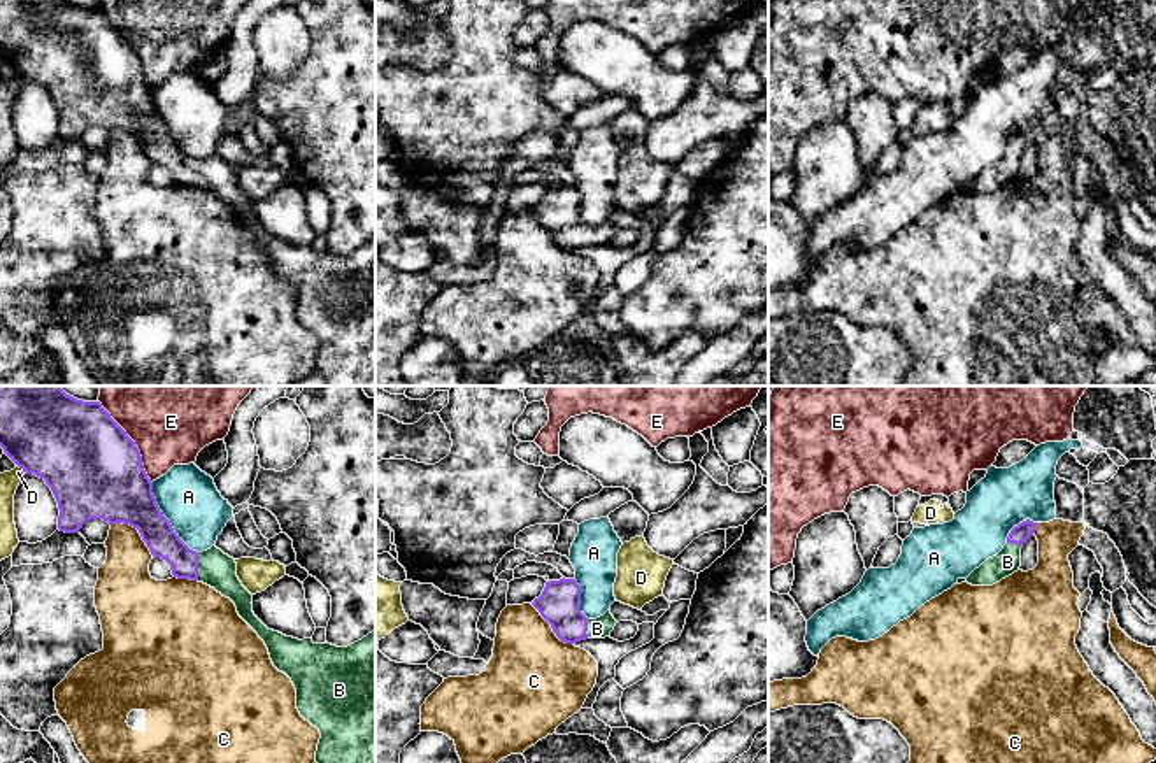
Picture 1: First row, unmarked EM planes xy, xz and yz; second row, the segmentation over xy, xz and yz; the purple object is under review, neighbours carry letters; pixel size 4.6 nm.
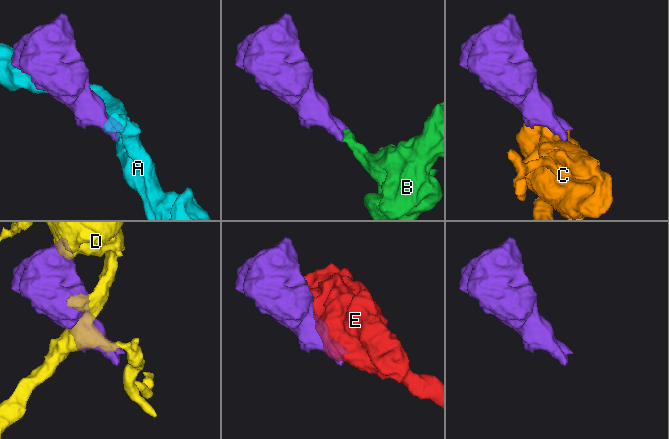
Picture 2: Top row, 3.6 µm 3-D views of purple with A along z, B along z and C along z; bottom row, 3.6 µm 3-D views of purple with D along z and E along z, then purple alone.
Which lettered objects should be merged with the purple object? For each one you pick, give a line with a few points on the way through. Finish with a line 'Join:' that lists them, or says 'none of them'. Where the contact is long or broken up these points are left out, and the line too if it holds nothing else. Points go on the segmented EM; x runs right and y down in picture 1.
B: across xy (156, 532), (188, 563), (197, 567), (216, 569)
Join: B

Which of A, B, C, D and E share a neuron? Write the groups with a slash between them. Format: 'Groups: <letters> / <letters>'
Groups: A / B / C / D / E

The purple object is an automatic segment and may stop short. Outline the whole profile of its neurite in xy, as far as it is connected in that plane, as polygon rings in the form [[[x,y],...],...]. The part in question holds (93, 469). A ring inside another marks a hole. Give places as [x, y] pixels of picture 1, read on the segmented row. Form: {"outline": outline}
{"outline": [[[0,386],[0,447],[23,472],[44,479],[51,488],[60,509],[60,531],[75,533],[89,519],[130,524],[139,530],[151,554],[170,565],[174,577],[203,582],[232,600],[239,616],[265,642],[274,667],[291,679],[300,716],[319,730],[316,763],[375,763],[375,631],[347,647],[337,647],[268,630],[253,612],[253,595],[239,581],[235,560],[216,546],[196,553],[174,531],[156,503],[139,447],[100,402],[77,400],[67,395],[61,386]]]}

